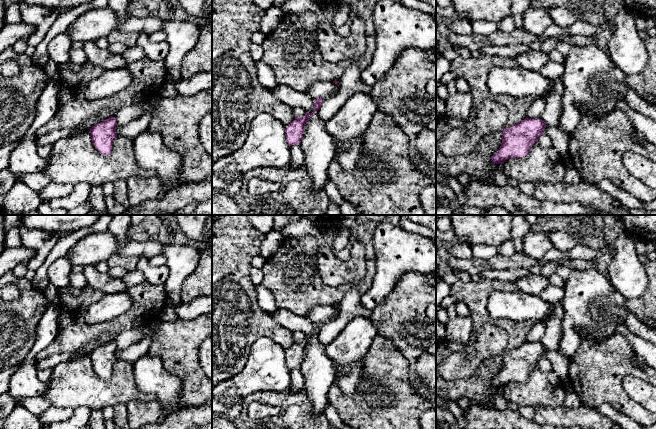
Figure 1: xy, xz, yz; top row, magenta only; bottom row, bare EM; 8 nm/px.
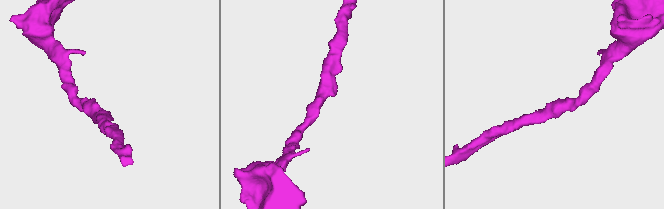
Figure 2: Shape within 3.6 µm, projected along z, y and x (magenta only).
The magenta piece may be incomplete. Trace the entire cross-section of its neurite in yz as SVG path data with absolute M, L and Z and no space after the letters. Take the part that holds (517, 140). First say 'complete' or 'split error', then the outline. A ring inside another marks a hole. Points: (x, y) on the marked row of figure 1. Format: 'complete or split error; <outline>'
complete; M526 117L519 123L507 127L502 131L502 143L500 148L492 155L494 164L502 164L507 159L523 158L529 152L538 138L545 134L547 125L540 118Z

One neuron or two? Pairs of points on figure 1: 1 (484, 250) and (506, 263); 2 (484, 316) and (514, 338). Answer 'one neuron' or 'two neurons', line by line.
1: two neurons
2: one neuron

